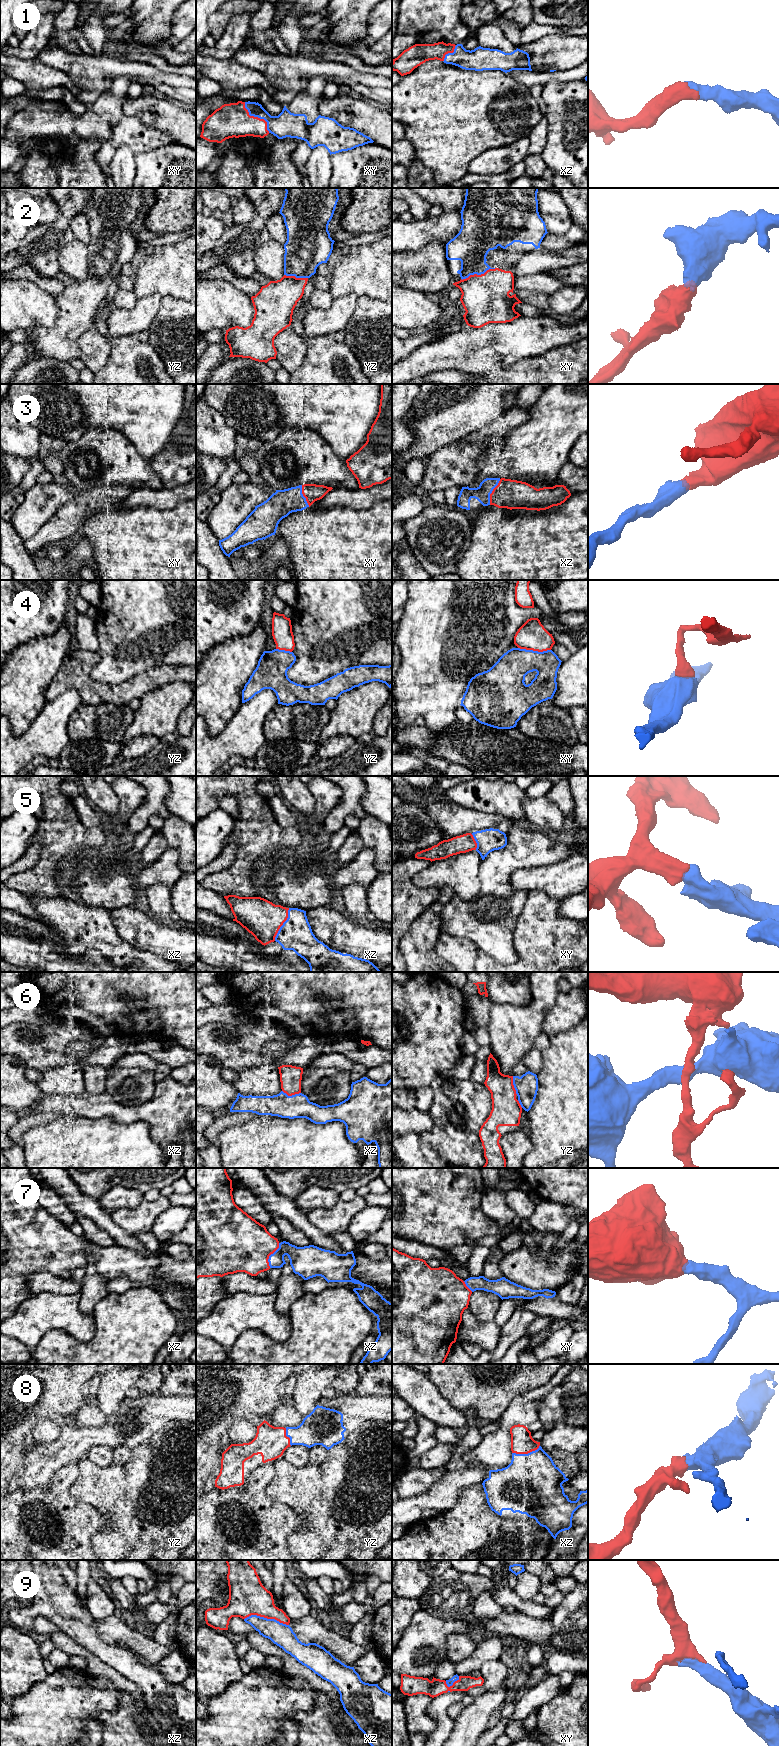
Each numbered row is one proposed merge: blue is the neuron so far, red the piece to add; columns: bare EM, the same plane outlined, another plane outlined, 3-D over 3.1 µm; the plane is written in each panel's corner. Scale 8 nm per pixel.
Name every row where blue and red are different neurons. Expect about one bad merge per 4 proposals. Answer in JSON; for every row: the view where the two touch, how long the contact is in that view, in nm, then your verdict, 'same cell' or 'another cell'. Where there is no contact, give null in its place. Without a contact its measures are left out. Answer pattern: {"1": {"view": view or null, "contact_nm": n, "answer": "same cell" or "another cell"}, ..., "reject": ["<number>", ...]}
{"1": {"view": "xy", "contact_nm": 320, "answer": "same cell"}, "2": {"view": "xy", "contact_nm": 300, "answer": "same cell"}, "3": {"view": "xz", "contact_nm": 220, "answer": "same cell"}, "4": {"view": "xy", "contact_nm": 260, "answer": "another cell"}, "5": {"view": "xz", "contact_nm": 300, "answer": "same cell"}, "6": {"view": "xz", "contact_nm": 150, "answer": "another cell"}, "7": {"view": "xz", "contact_nm": 220, "answer": "same cell"}, "8": {"view": "xz", "contact_nm": 240, "answer": "same cell"}, "9": {"view": "xz", "contact_nm": 360, "answer": "same cell"}, "reject": ["4", "6"]}

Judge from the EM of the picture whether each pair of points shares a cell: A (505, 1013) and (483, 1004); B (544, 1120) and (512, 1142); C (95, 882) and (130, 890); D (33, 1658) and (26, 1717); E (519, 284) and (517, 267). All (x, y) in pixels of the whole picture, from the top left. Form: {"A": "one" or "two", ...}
{"A": "two", "B": "two", "C": "one", "D": "two", "E": "two"}

